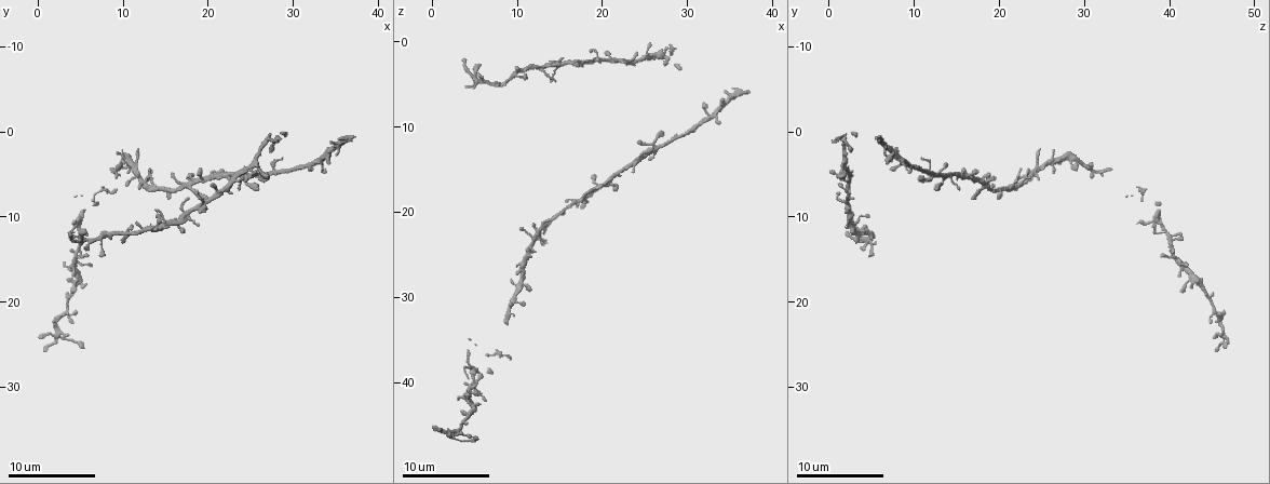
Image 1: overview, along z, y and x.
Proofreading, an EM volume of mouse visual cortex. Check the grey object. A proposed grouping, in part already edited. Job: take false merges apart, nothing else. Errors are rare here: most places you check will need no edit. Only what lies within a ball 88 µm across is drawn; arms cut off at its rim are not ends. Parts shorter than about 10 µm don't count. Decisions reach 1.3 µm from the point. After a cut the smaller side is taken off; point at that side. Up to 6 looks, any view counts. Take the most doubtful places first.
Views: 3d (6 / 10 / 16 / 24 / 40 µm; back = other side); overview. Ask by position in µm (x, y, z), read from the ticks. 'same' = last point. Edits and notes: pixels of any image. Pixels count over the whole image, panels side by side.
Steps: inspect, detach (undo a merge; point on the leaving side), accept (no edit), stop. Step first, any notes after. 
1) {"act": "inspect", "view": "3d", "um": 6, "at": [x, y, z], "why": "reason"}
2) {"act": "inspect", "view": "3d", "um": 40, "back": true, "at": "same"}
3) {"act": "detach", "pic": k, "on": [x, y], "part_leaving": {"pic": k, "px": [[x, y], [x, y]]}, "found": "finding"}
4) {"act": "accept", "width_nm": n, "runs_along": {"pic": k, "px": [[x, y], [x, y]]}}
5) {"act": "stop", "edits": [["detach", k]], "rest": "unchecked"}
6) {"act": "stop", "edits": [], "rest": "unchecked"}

{"act": "inspect", "view": "3d", "um": 10, "at": [13.0, 11.0, 3.0], "why": "calibre changes"}

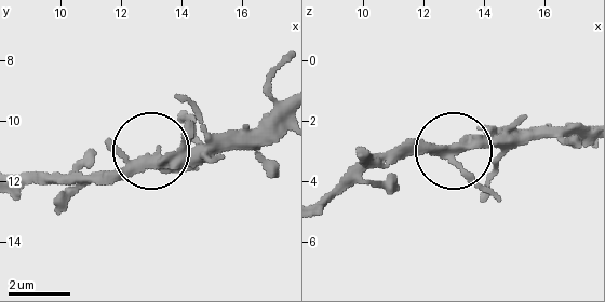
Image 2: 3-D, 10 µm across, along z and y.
{"act": "accept", "arms": 4, "runs_along": {"pic": 2, "px": [[284, 100], [253, 128], [137, 154], [85, 178]]}, "found": "continuous, no second neuron"}

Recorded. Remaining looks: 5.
{"act": "inspect", "view": "3d", "um": 10, "at": [17.0, 6.4, 18.4], "why": "four-way junction"}

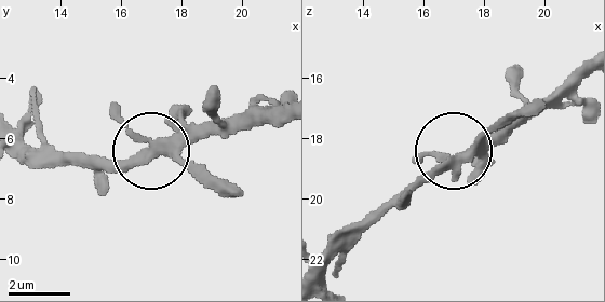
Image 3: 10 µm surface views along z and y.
{"act": "accept", "arms": 4, "runs_along": {"pic": 3, "px": [[279, 115], [210, 121], [139, 149], [104, 182]]}, "found": "one neuron here"}

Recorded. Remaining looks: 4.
{"act": "inspect", "view": "3d", "um": 16, "at": [22.0, 5.0, 15.4]}

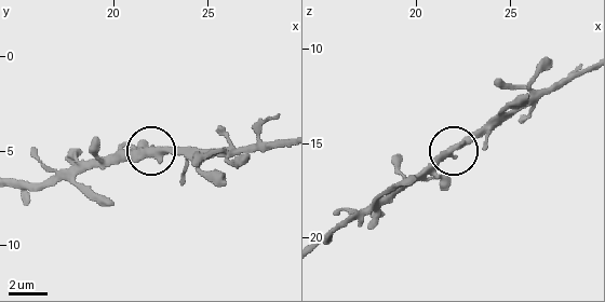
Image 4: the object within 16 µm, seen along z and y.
{"act": "inspect", "view": "3d", "um": 6, "at": [22.1, 5.0, 15.2]}

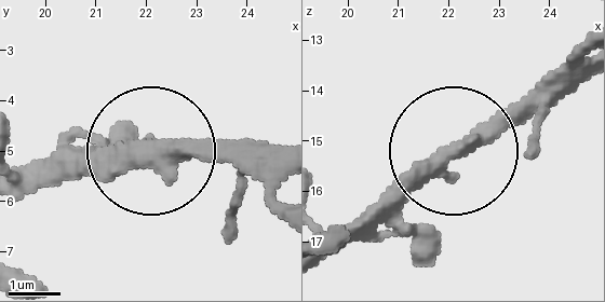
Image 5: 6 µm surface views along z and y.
{"act": "accept", "runs_along": {"pic": 5, "px": [[449, 161], [513, 126], [574, 66]]}, "found": "one neuron here"}

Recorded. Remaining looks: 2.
{"act": "stop", "edits": [], "rest": "unchecked"}

